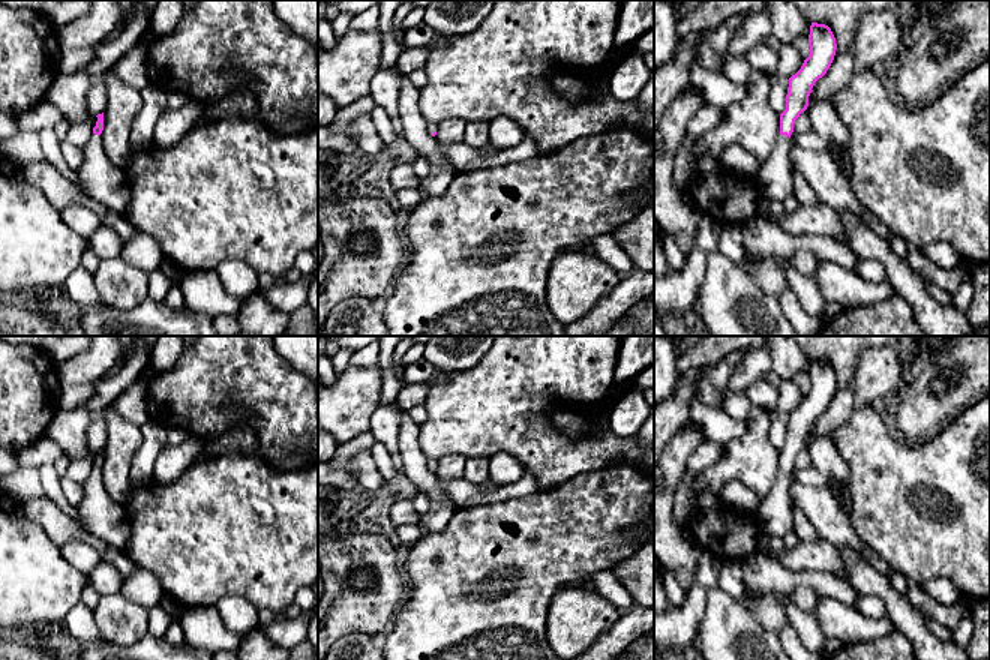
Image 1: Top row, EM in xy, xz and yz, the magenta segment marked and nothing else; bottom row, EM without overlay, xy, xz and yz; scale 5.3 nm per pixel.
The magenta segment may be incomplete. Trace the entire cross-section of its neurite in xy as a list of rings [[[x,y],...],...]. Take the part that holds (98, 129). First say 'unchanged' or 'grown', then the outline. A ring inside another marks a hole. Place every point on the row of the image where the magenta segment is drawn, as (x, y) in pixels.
grown | [[[104,112],[98,114],[93,135],[84,148],[84,162],[75,171],[81,188],[122,218],[128,216],[130,188],[124,170],[111,164],[104,150]]]

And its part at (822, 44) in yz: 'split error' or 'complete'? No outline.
split error

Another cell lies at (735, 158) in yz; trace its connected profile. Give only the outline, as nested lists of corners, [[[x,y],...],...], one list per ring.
[[[732,144],[728,147],[722,162],[732,171],[753,177],[758,177],[760,170],[760,165],[756,162],[754,156],[738,144]]]

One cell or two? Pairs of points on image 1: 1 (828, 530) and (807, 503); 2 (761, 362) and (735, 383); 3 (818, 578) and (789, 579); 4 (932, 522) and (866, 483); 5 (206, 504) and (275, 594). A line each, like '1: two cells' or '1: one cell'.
1: one cell
2: one cell
3: one cell
4: one cell
5: one cell

